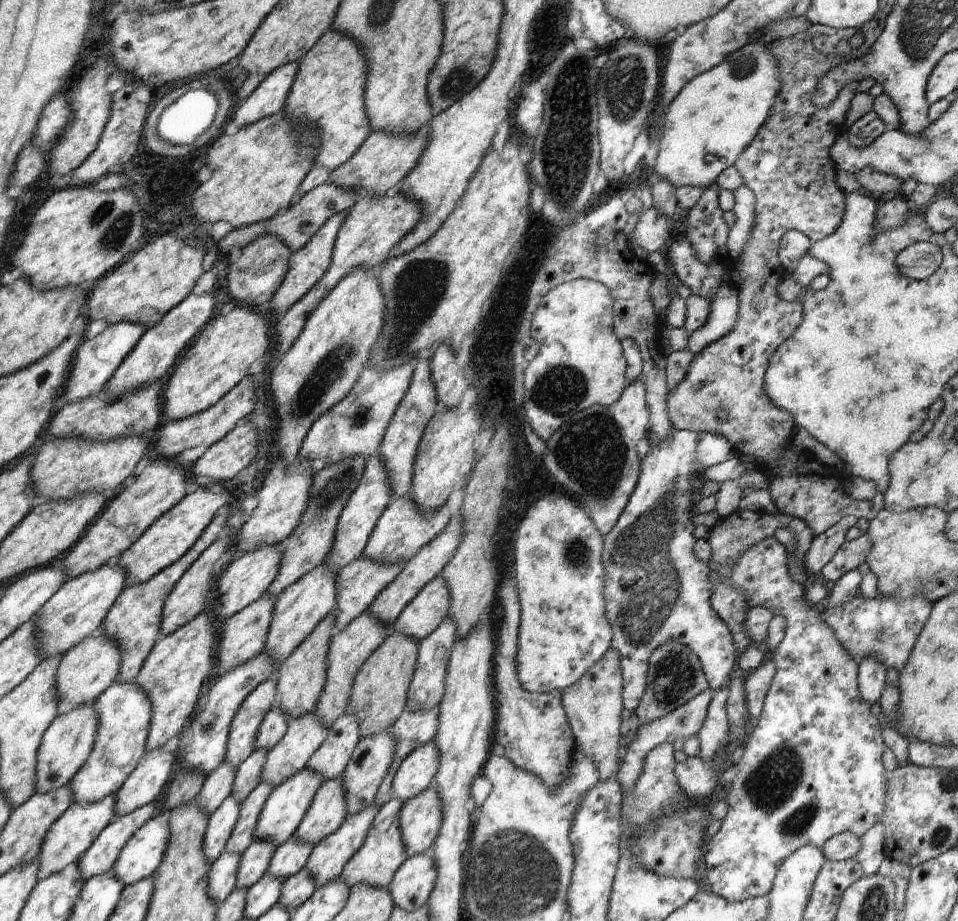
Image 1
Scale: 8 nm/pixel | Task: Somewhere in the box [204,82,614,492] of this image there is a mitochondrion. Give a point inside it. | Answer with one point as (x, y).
(416, 291)

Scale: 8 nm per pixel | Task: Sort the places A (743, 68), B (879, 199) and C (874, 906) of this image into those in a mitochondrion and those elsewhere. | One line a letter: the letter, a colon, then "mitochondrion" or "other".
A: mitochondrion
B: other
C: mitochondrion

